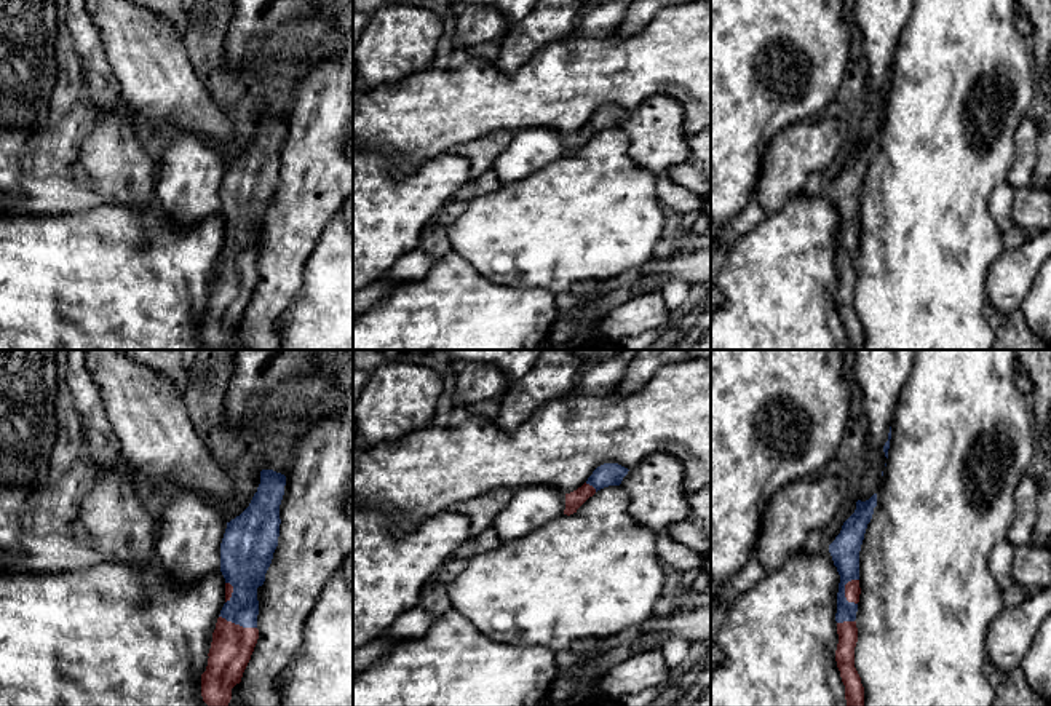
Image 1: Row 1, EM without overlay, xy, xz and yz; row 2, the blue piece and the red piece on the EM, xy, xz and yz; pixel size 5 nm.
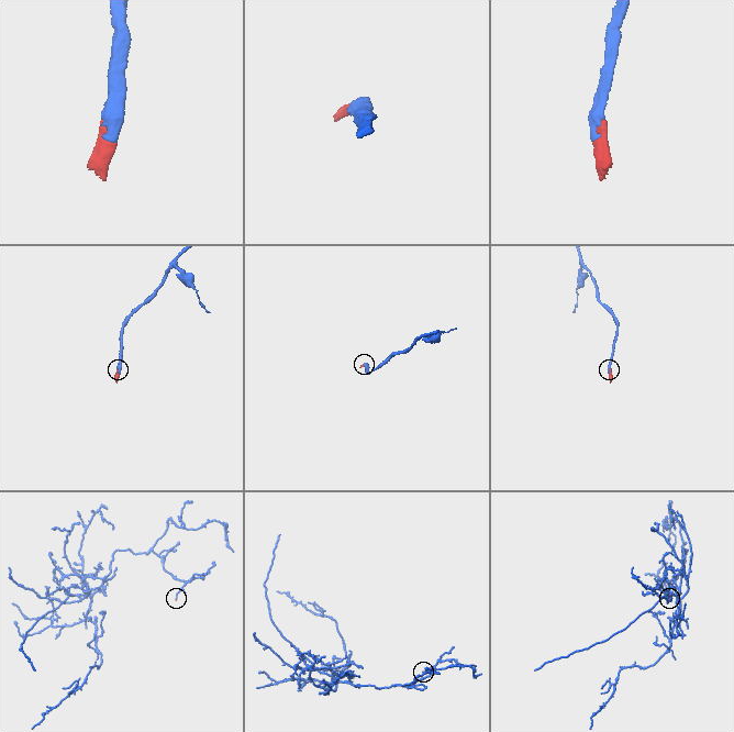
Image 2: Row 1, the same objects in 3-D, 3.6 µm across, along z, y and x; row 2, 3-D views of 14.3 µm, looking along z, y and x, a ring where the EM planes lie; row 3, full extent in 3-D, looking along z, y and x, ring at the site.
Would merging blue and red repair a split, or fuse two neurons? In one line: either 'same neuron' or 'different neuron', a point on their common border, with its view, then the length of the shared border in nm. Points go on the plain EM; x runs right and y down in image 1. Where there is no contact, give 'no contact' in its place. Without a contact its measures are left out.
same neuron; contact yz (844, 237); length 140 nm

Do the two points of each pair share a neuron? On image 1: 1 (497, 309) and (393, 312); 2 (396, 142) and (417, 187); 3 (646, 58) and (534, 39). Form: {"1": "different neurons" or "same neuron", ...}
{"1": "same neuron", "2": "different neurons", "3": "different neurons"}

